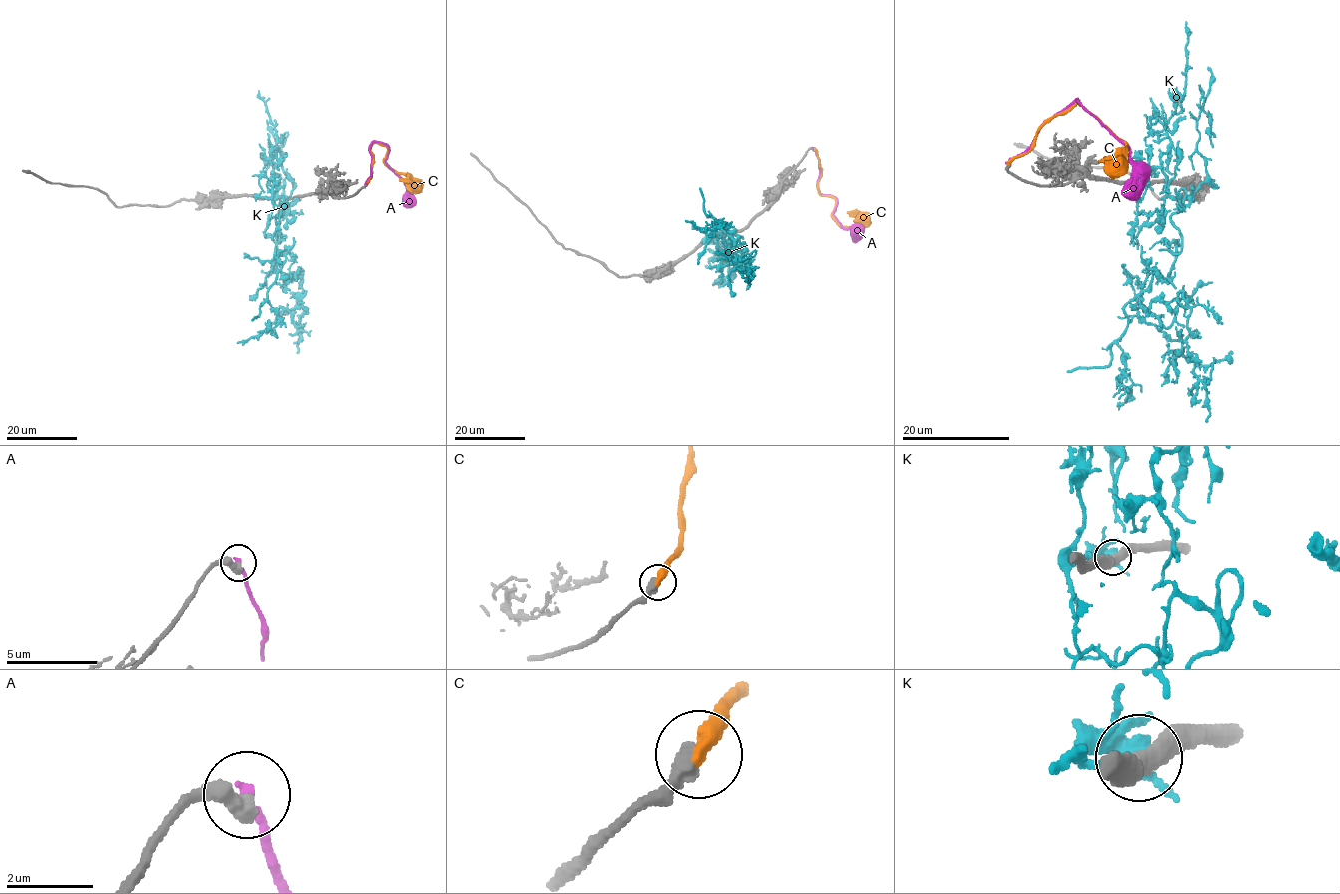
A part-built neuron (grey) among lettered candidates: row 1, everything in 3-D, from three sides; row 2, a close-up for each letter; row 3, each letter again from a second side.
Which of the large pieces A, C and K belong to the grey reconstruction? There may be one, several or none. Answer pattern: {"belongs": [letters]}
{"belongs": ["C"]}

